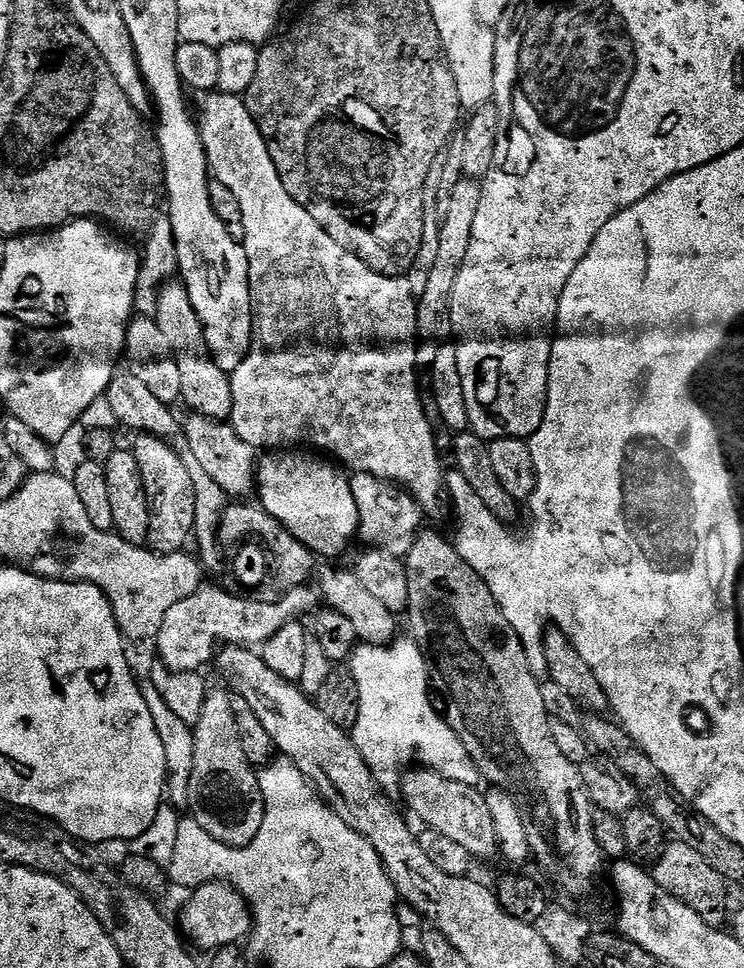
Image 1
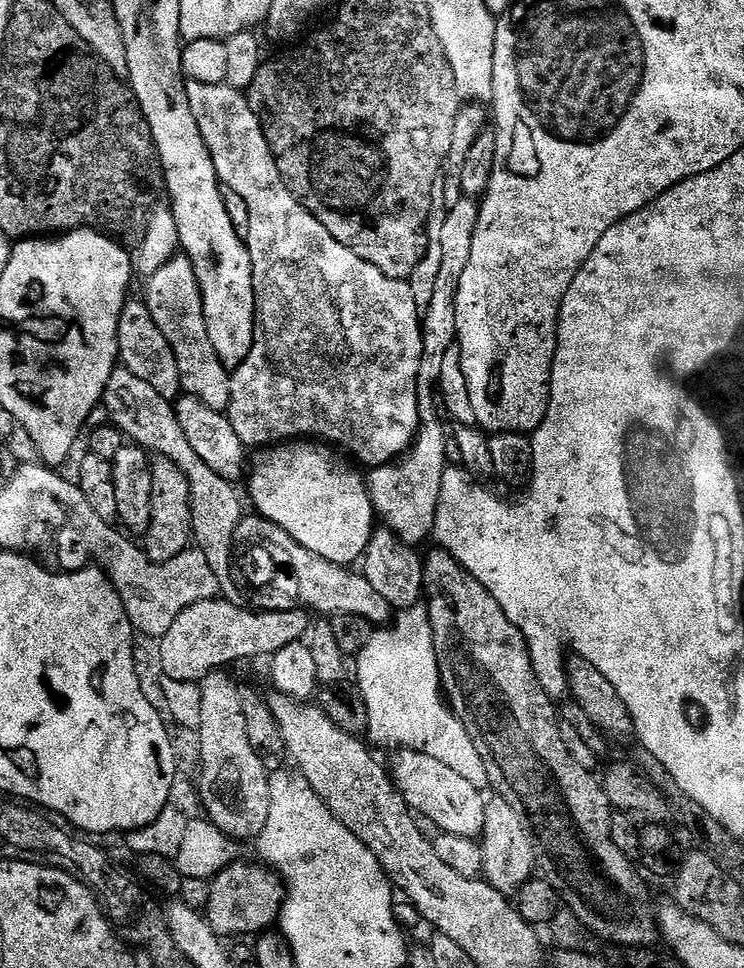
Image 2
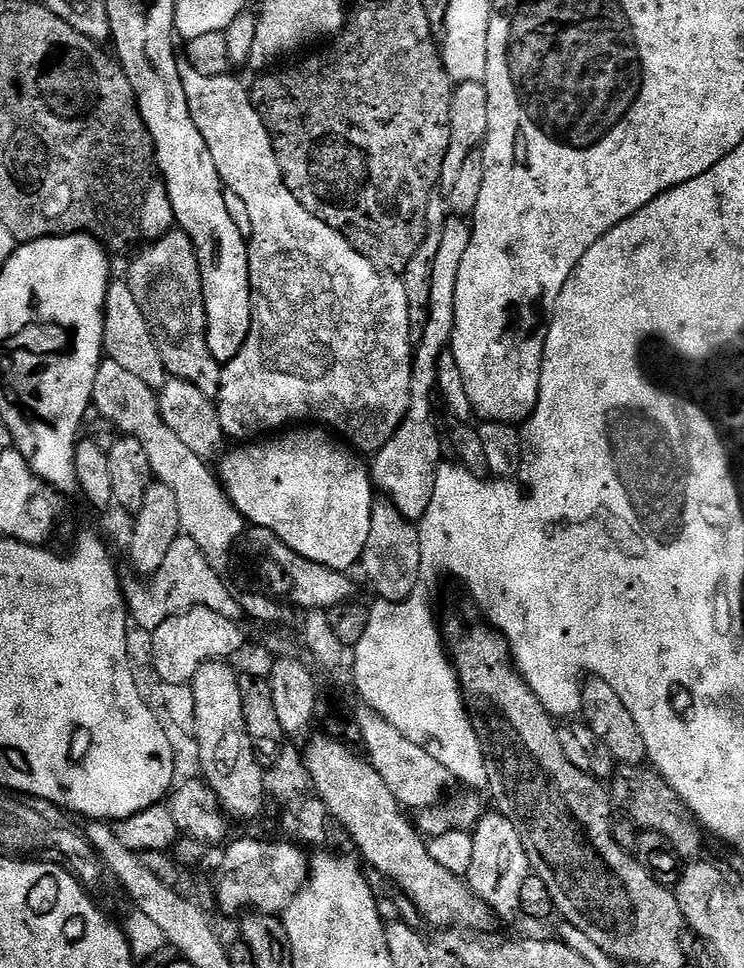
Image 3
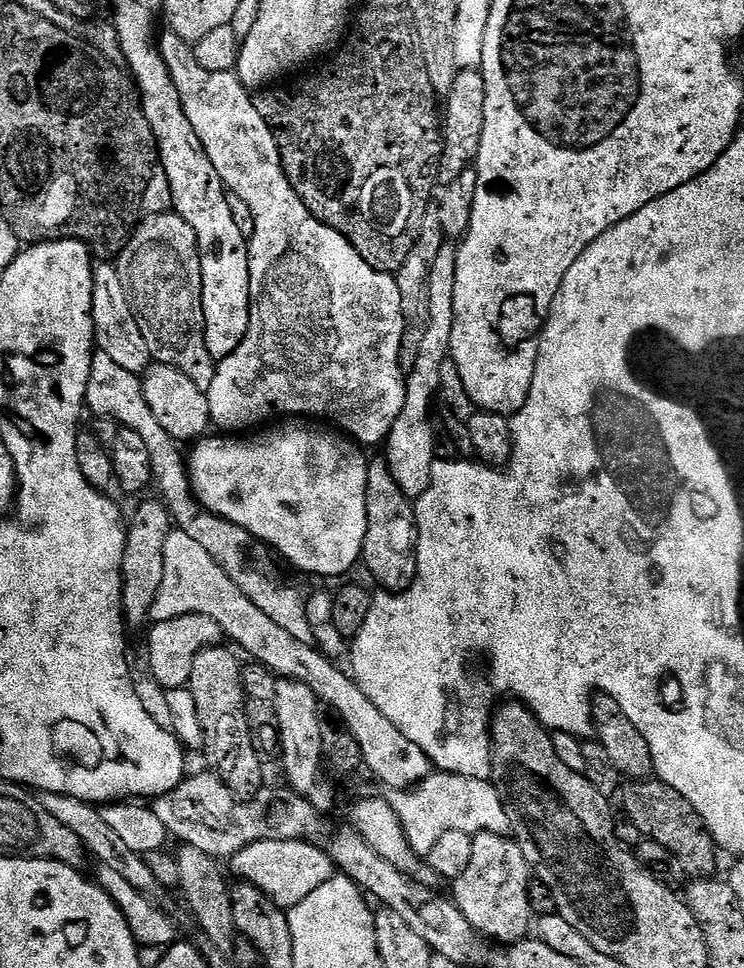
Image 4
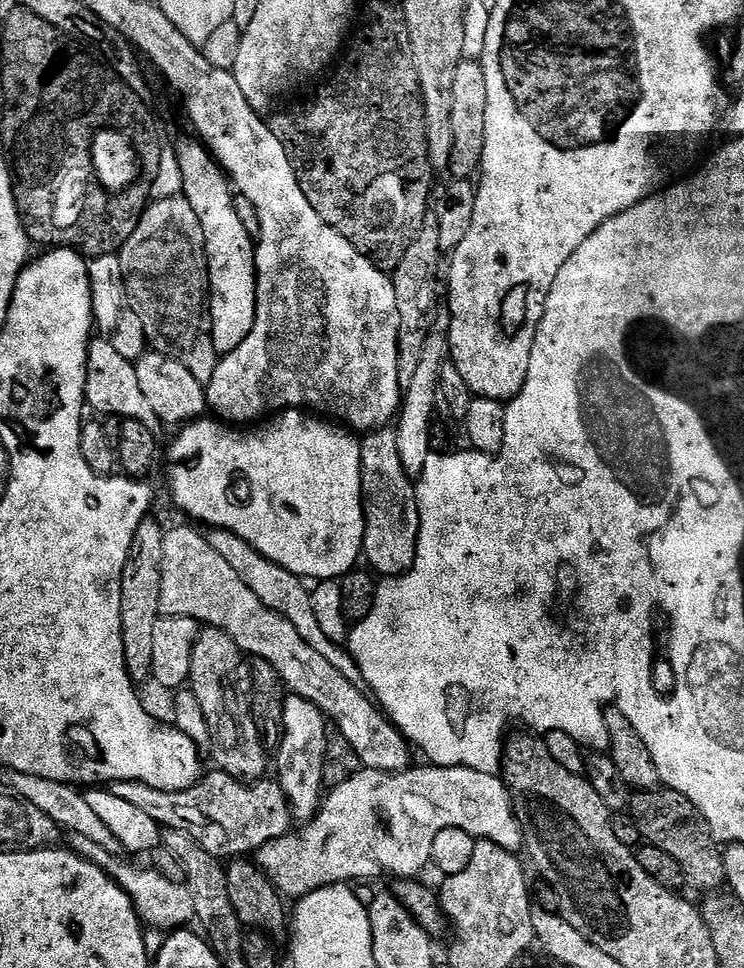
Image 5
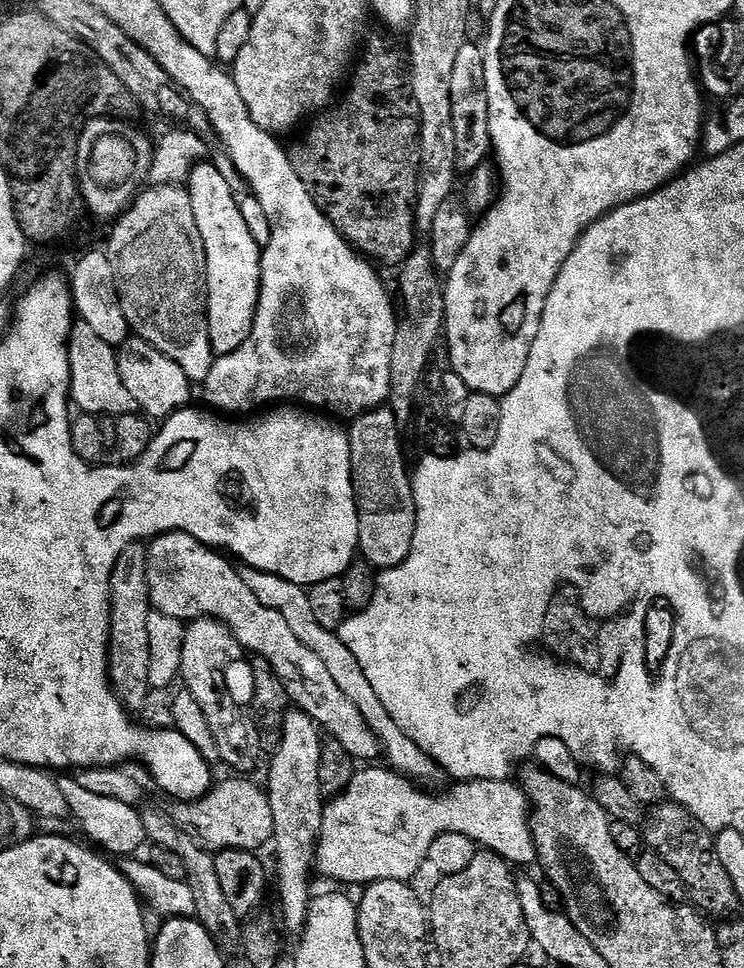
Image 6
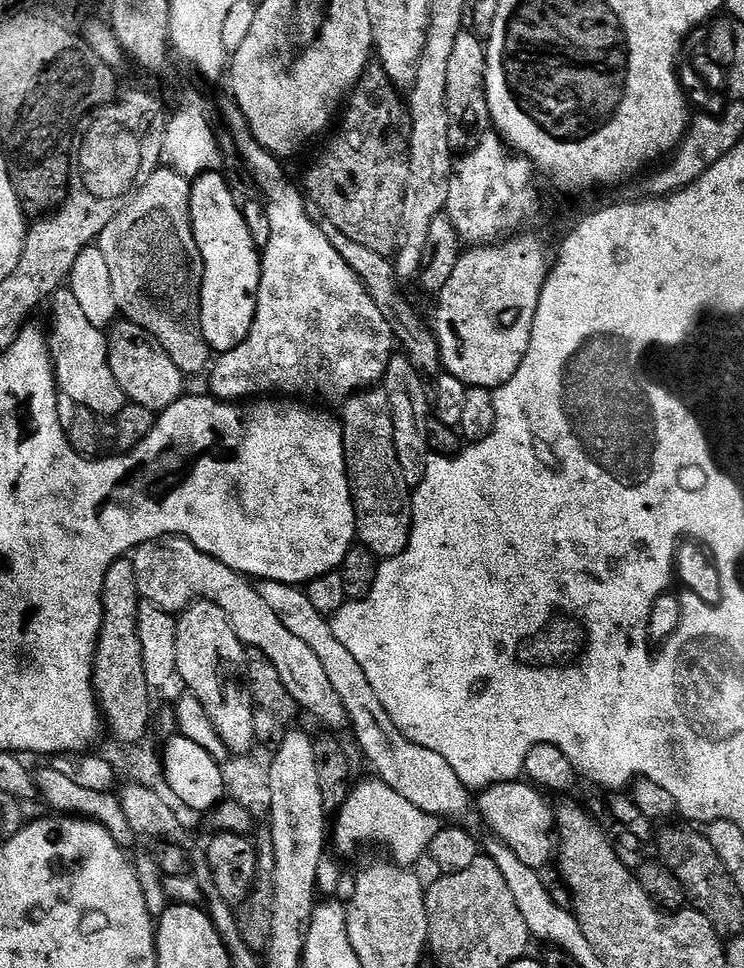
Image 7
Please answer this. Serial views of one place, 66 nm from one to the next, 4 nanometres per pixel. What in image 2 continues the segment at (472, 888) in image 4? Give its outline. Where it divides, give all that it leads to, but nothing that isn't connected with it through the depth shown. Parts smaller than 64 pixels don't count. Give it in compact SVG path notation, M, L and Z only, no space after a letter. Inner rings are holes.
M493 795L491 799L484 806L484 835L478 840L484 867L482 876L494 890L512 894L533 879L532 867L536 860L538 864L538 852L521 813L505 797Z

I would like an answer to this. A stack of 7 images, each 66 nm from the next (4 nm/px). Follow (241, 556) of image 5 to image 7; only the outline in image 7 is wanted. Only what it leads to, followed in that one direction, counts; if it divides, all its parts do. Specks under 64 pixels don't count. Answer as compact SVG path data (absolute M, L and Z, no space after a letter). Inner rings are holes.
M261 580L258 587L262 594L262 602L278 614L278 622L290 630L290 634L296 635L299 640L306 642L310 650L318 657L318 662L322 662L322 670L326 670L326 678L330 678L330 686L334 686L334 694L342 698L342 706L347 721L352 724L352 732L356 735L356 744L364 751L366 759L372 763L375 775L383 782L398 790L402 798L414 802L418 810L427 813L428 816L445 818L449 816L449 821L464 822L471 812L474 812L474 796L454 774L454 766L442 758L442 754L434 754L434 750L426 750L426 746L418 746L394 726L390 714L382 706L382 701L378 699L378 693L374 691L374 686L370 686L370 678L366 678L366 673L362 666L338 642L334 634L329 617L323 616L318 610L314 610L307 591L303 587L295 584L283 584L273 580Z

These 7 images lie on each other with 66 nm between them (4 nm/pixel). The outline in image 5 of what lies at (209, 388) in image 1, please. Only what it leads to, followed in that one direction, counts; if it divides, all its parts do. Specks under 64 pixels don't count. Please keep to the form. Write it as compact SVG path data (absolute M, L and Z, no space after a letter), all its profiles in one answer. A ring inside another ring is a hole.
M182 194L165 200L153 200L140 216L136 228L126 238L118 253L120 276L124 280L124 296L142 326L145 341L151 351L160 352L171 360L182 362L198 382L207 385L214 378L218 354L214 350L210 320L206 315L206 301L210 292L208 286L208 262L204 254L204 235L198 214Z

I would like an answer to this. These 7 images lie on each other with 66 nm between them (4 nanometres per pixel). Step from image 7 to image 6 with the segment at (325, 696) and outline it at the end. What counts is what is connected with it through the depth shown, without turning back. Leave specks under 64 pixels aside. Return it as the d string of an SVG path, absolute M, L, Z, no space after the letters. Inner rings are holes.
M185 532L167 533L167 540L168 556L153 555L150 560L150 588L154 593L153 609L170 618L185 622L201 620L204 616L220 621L231 630L241 649L248 651L249 648L252 656L261 656L266 658L266 662L270 662L270 666L286 686L295 707L309 716L311 720L315 720L321 729L327 732L328 728L327 735L331 739L342 742L342 746L346 746L346 750L352 755L353 760L357 762L375 761L372 759L376 755L378 757L381 755L382 745L380 739L372 733L370 726L362 718L358 706L354 706L354 702L350 702L350 698L346 698L346 694L342 694L342 690L334 683L334 678L330 678L326 665L318 659L318 654L314 654L314 650L310 650L310 646L302 646L302 642L298 642L298 637L290 631L290 626L286 626L282 614L278 614L278 610L270 610L266 606L262 606L262 602L258 602L258 598L254 598L250 586L246 586L246 582L242 582L237 565L227 555L221 554L215 548L208 548L202 542L198 542L198 538Z

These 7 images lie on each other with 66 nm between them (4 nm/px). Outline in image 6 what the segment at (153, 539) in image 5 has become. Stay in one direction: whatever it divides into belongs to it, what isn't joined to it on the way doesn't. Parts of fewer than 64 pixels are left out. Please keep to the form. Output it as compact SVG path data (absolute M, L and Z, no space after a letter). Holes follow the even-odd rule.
M143 543L126 546L116 563L112 575L112 601L110 602L110 638L108 639L108 679L117 698L129 713L137 714L148 704L150 693L150 638L146 625L152 613L150 591L150 552Z

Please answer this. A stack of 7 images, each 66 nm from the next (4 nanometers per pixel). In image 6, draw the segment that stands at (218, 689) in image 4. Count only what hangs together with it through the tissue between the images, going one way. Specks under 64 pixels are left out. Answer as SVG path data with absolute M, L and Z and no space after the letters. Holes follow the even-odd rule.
M204 616L201 620L191 621L184 629L184 641L182 642L182 666L180 676L183 687L202 706L202 714L206 714L206 722L210 722L210 730L214 730L214 742L218 742L221 761L232 768L237 768L237 773L248 774L248 771L256 764L256 759L262 756L260 746L260 732L256 728L256 721L247 711L244 712L236 705L234 697L228 693L228 680L224 677L224 671L242 655L239 642L234 638L234 634L218 620L211 620L209 616Z

